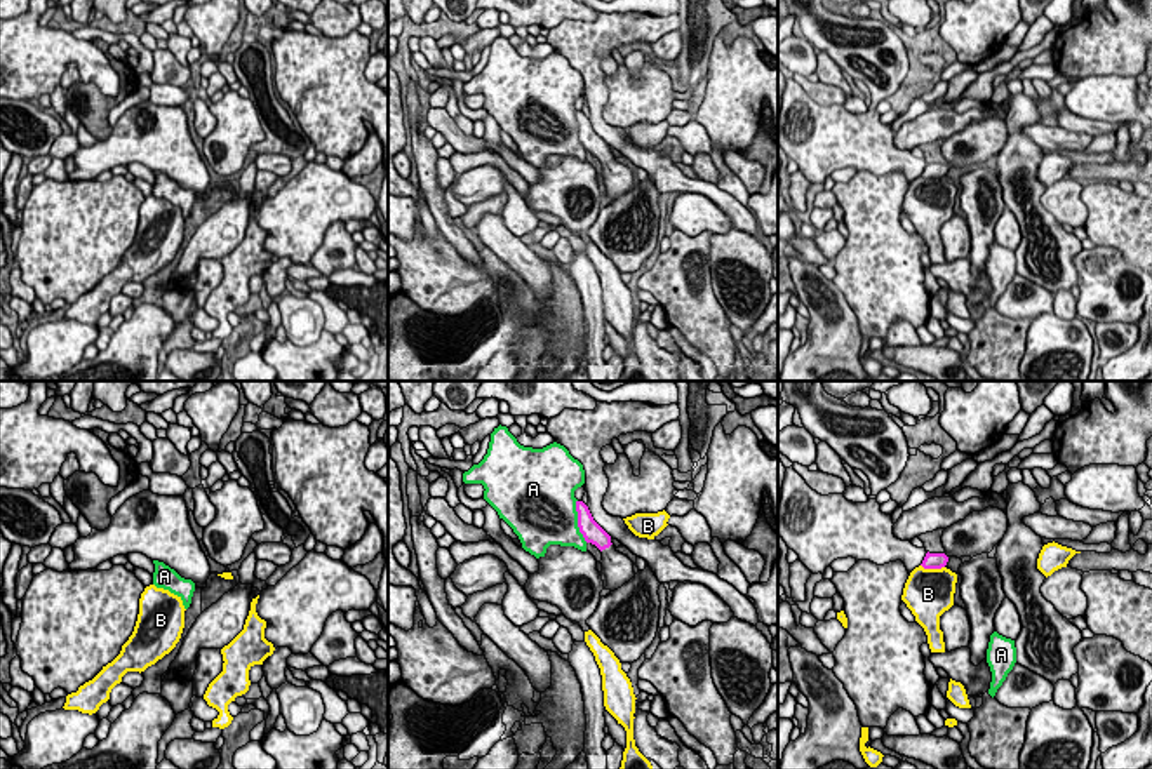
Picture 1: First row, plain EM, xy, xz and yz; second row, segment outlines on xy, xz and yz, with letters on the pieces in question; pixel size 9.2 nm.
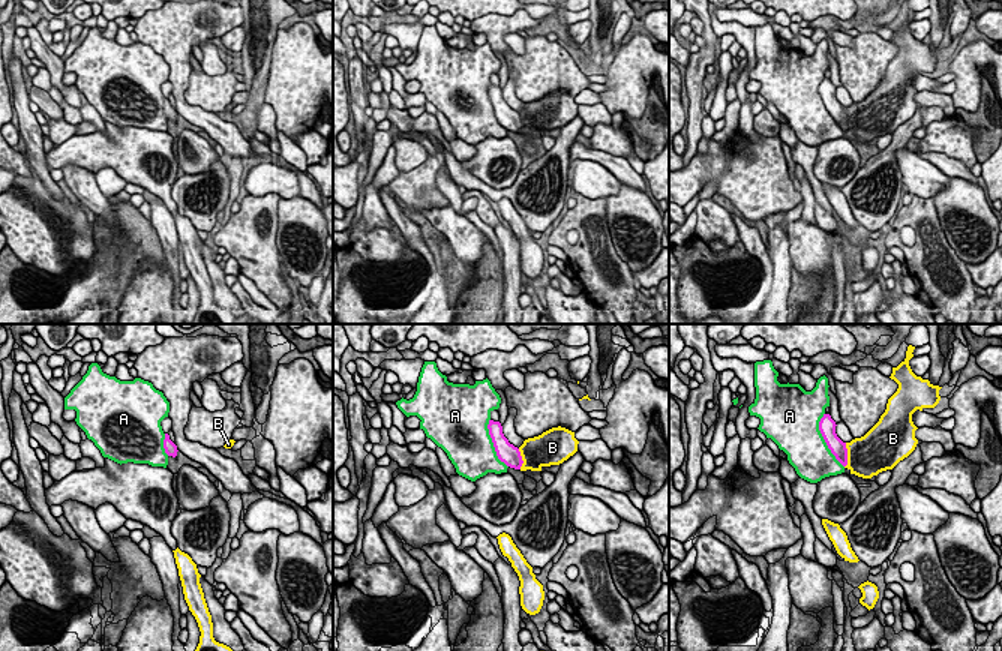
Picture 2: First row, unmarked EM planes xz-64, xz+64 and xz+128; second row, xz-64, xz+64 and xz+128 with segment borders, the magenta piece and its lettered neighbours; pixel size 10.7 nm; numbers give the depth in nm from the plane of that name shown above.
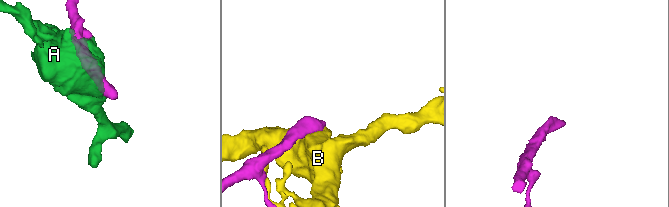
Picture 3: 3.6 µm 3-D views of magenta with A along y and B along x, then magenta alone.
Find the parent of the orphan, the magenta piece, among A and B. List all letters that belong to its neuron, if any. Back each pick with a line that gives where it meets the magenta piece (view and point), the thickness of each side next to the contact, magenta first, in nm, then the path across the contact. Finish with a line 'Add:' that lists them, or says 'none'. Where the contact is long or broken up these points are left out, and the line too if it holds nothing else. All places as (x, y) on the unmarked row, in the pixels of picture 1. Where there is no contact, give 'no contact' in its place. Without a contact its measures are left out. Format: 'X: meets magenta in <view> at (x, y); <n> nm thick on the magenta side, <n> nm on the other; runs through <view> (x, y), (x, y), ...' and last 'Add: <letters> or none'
Add: none

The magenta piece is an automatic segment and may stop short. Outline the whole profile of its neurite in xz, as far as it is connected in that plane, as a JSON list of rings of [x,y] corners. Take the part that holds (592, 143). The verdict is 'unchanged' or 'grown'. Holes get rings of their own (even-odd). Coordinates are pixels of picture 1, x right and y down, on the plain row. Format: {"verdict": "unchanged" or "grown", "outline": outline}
{"verdict": "grown", "outline": [[[576,111],[576,122],[578,137],[585,151],[595,155],[602,162],[600,186],[604,198],[611,202],[621,198],[625,193],[635,188],[633,172],[616,160],[616,157],[611,153],[611,146],[593,130],[588,117],[583,111]]]}

